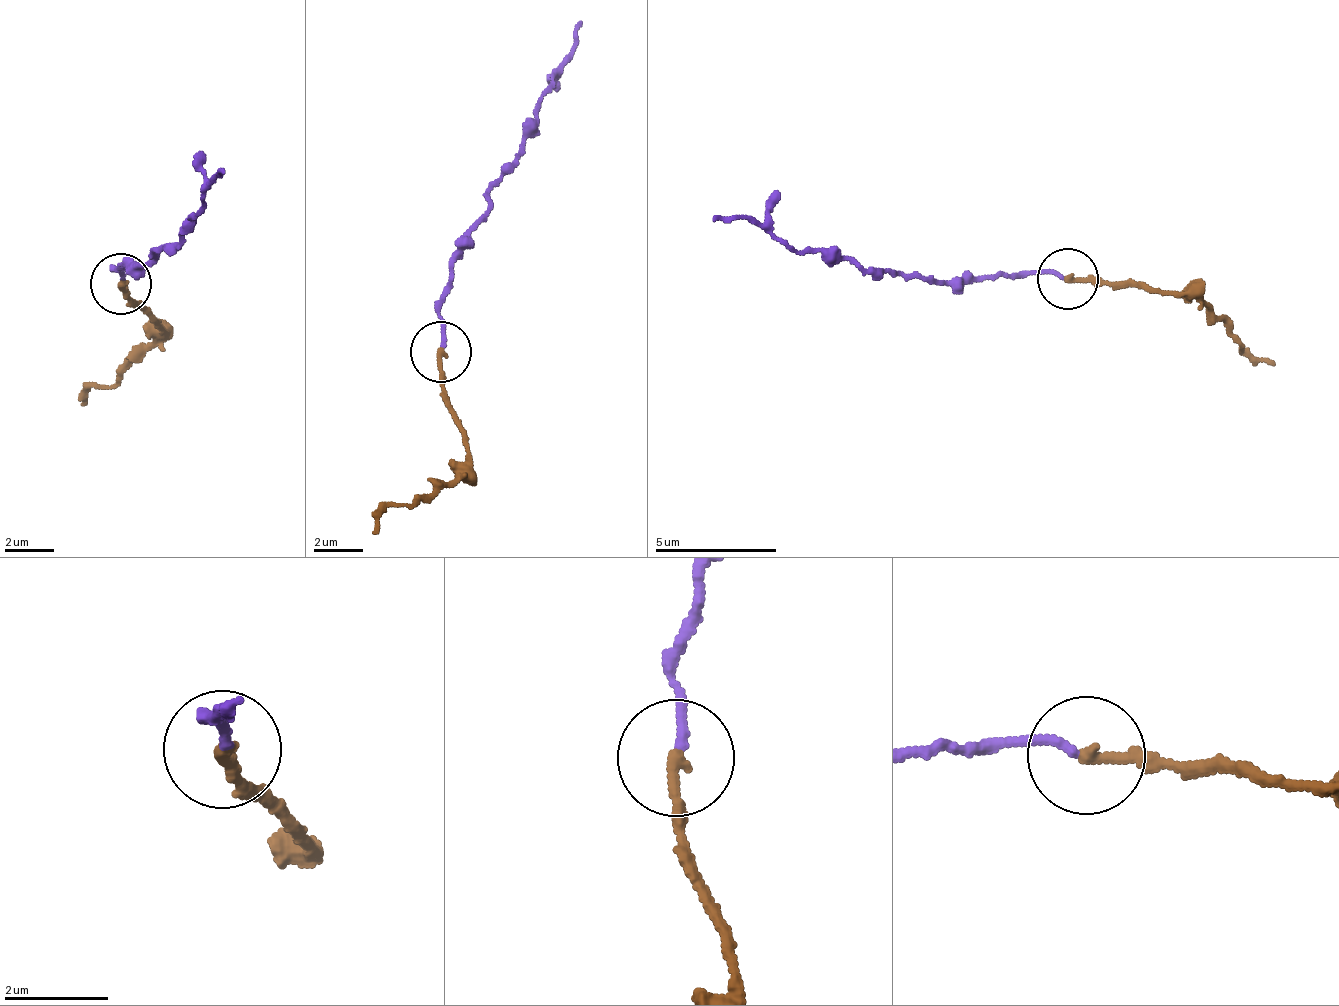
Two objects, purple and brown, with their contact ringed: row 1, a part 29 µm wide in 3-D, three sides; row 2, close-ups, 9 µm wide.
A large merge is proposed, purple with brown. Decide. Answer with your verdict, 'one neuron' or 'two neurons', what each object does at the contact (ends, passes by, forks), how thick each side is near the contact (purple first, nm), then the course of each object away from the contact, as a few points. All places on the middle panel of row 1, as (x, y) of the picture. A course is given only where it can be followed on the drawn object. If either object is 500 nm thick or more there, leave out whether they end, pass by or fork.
one neuron | purple ends | brown ends | 160/240 nm | purple via (442, 346), (436, 300), (454, 252), (515, 160), (540, 90), (567, 54), (579, 23) | brown via (442, 352), (442, 388), (464, 437), (464, 472), (393, 506), (373, 534)

